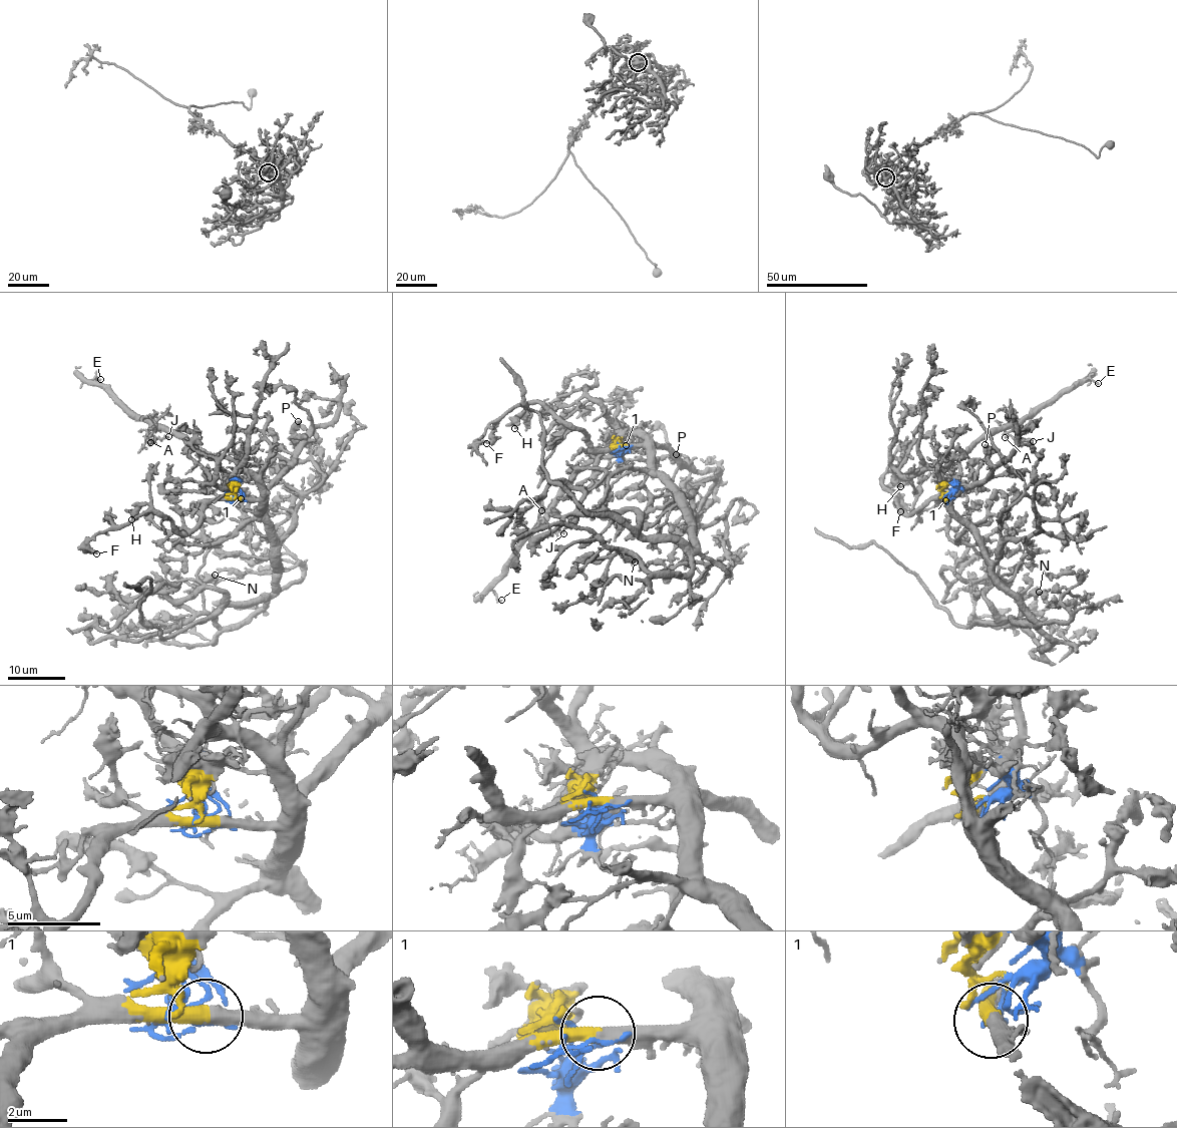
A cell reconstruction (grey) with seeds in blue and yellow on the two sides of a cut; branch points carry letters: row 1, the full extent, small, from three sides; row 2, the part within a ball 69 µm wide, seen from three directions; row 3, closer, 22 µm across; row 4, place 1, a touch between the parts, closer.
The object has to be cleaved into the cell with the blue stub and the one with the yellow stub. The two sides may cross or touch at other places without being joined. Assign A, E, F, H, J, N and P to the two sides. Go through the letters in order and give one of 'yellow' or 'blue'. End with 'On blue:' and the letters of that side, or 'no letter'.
A: blue
E: blue
F: yellow
H: yellow
J: blue
N: yellow
P: yellow
On blue: A, E, J

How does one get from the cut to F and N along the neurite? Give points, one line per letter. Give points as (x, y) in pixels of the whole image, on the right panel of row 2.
F: (948, 494), (942, 492), (945, 494), (913, 512), (904, 512), (880, 476), (880, 481), (897, 493), (900, 511)
N: (948, 494), (942, 496), (972, 528), (990, 571), (1049, 646), (1021, 621), (1022, 601), (1039, 592)

